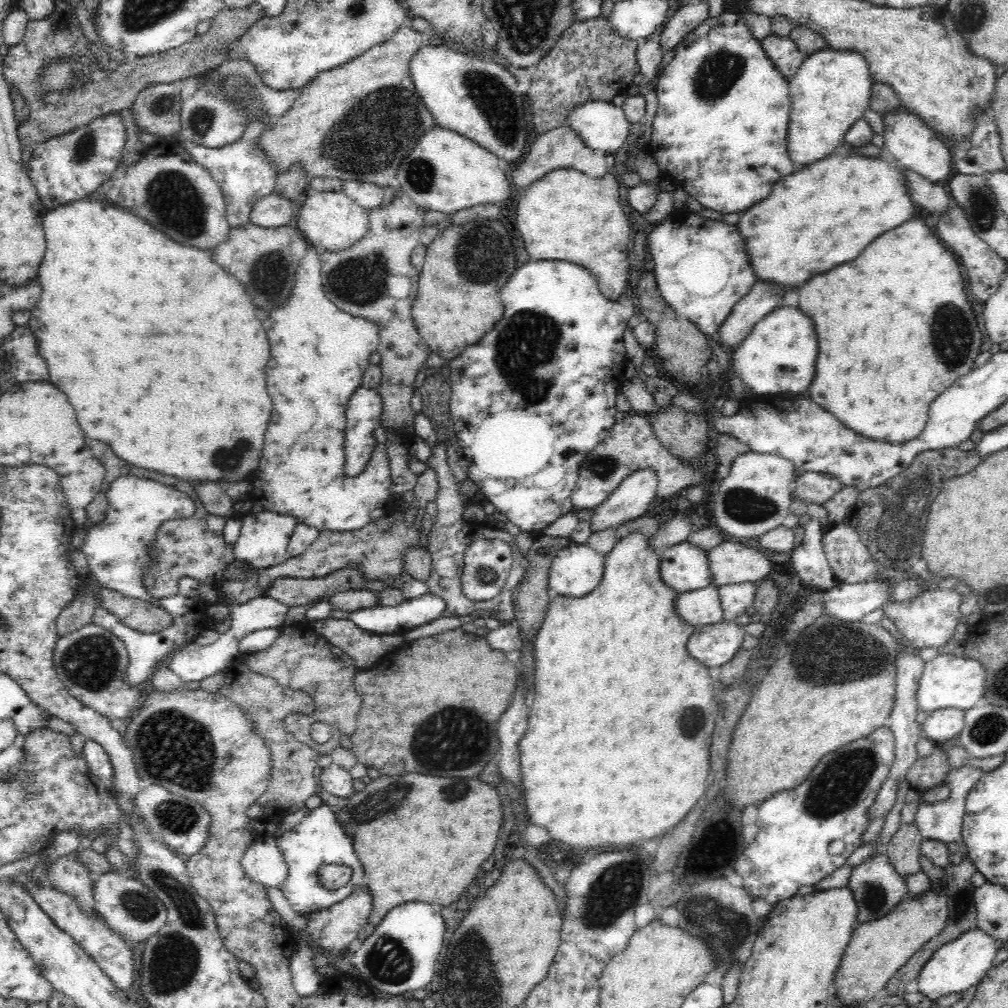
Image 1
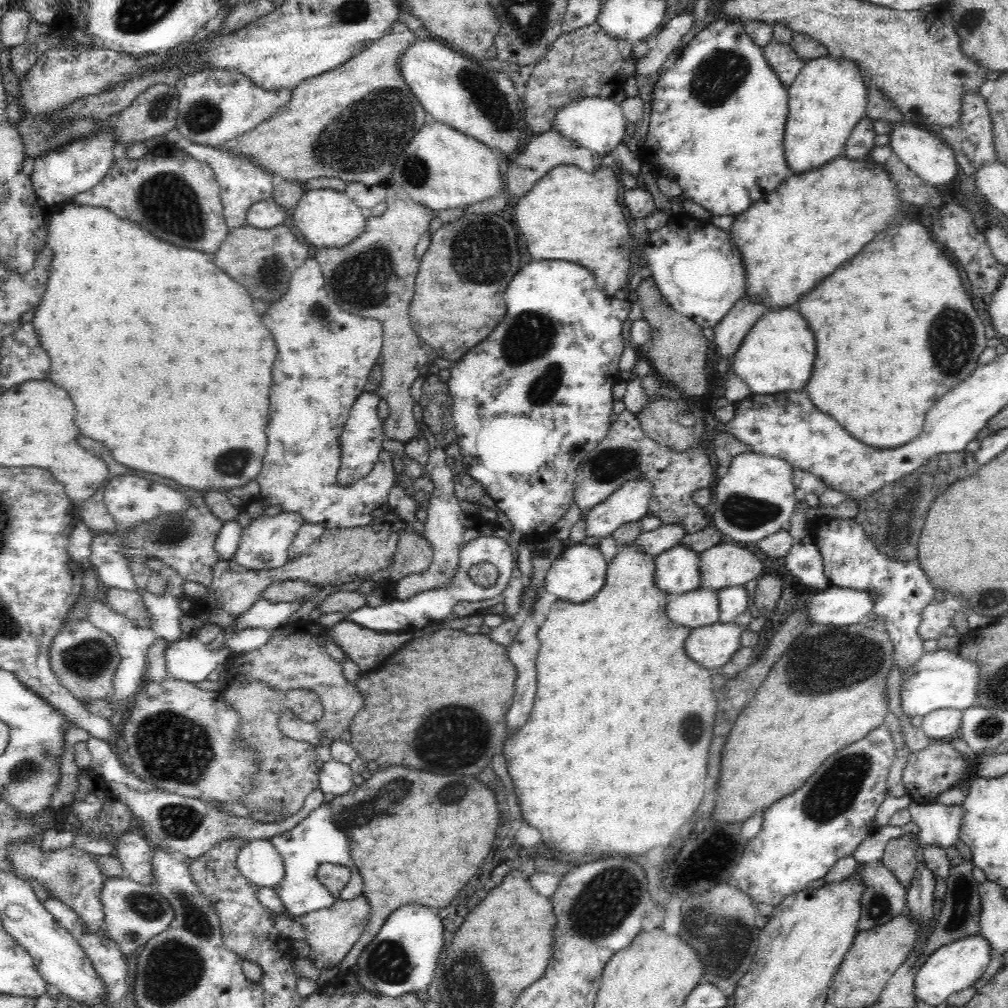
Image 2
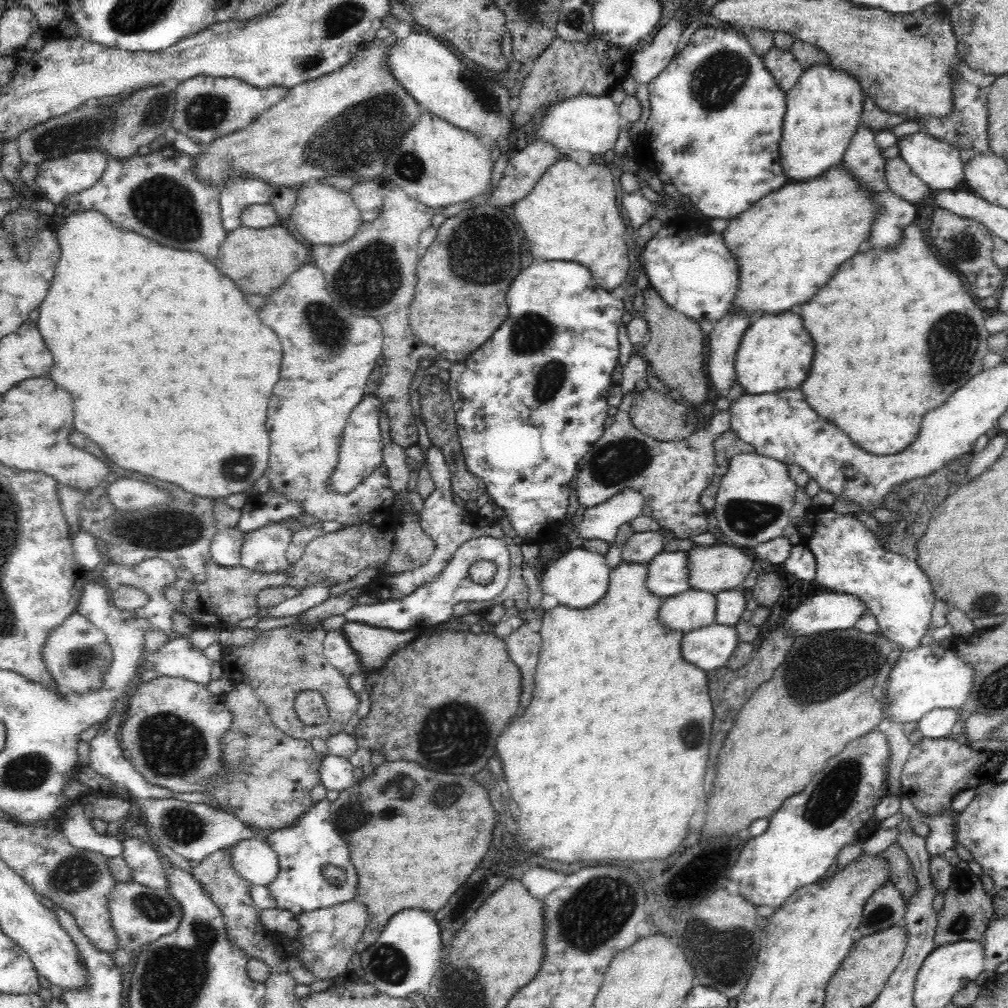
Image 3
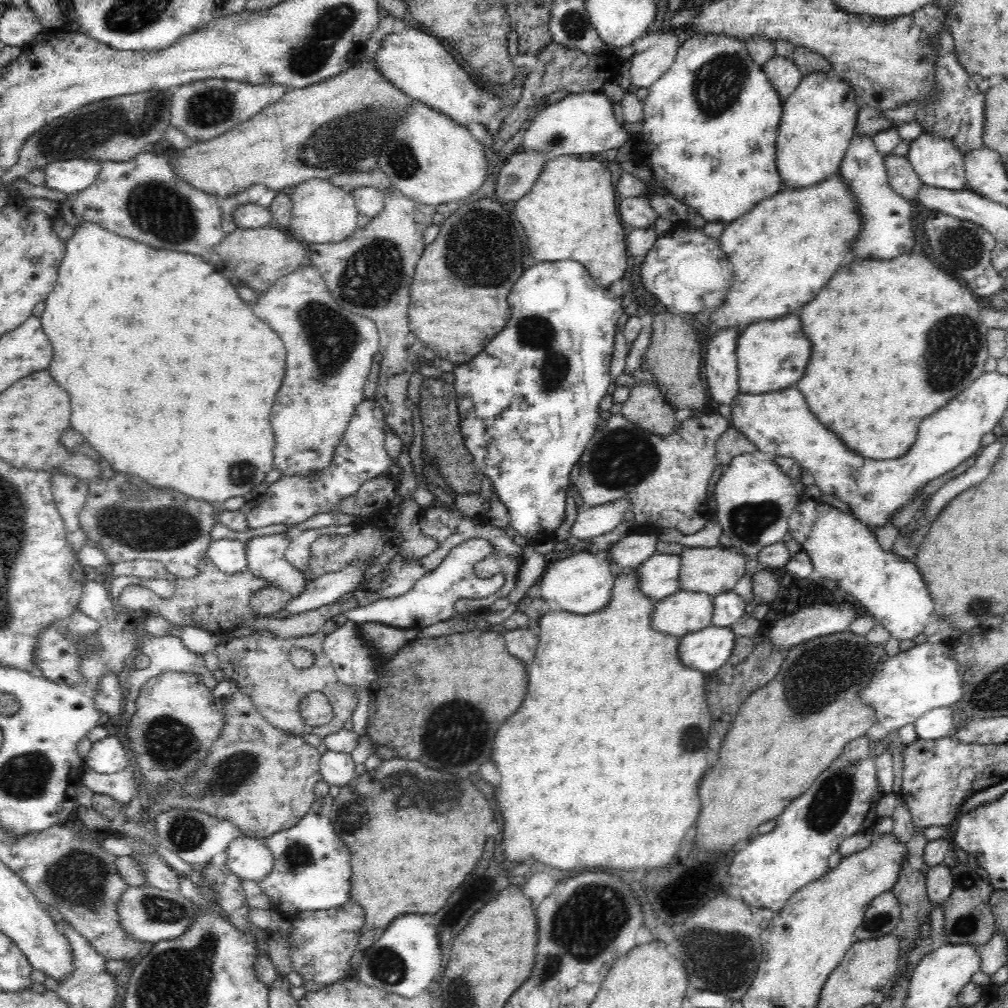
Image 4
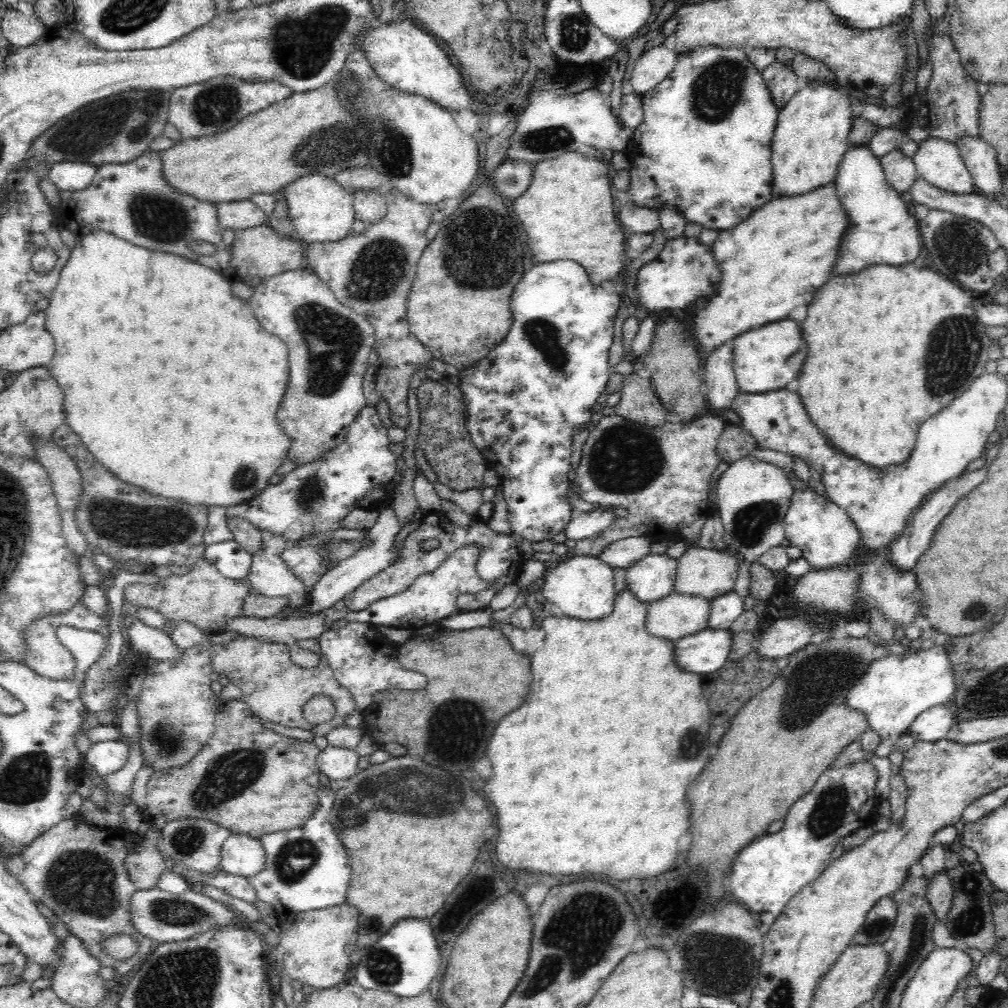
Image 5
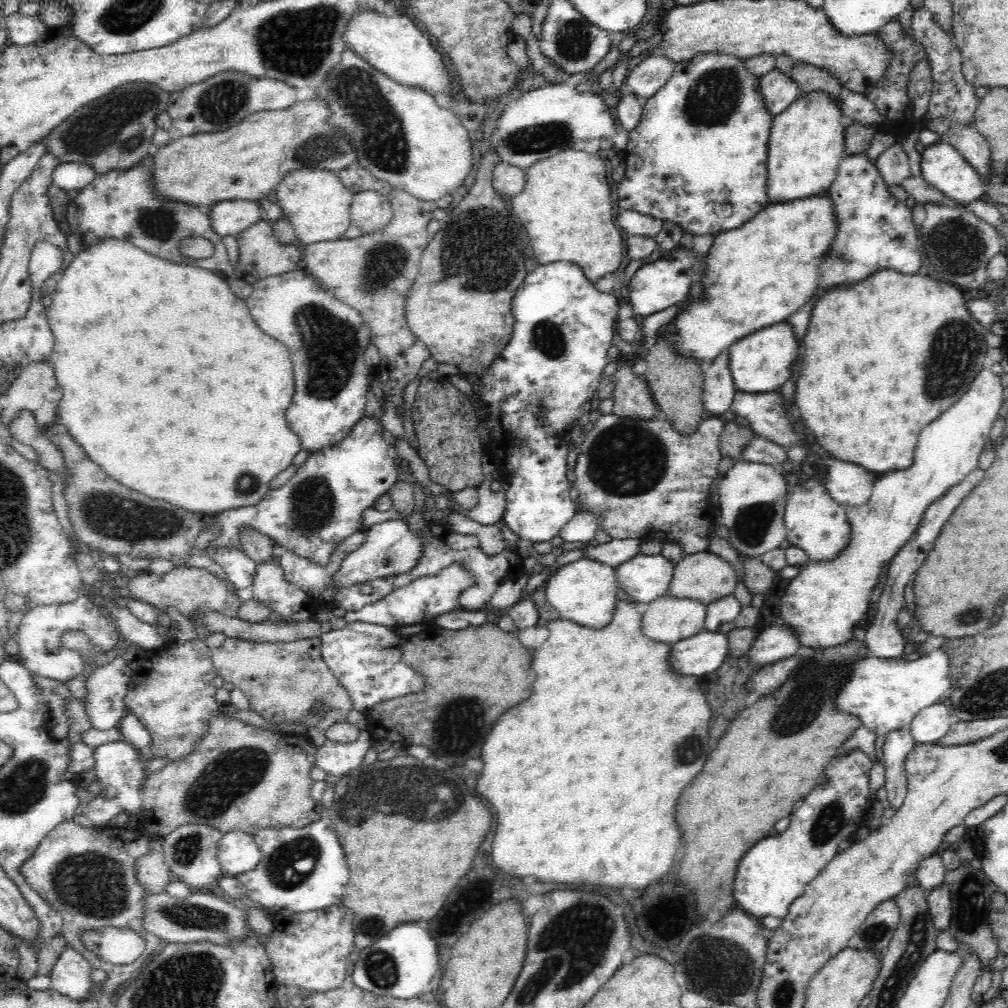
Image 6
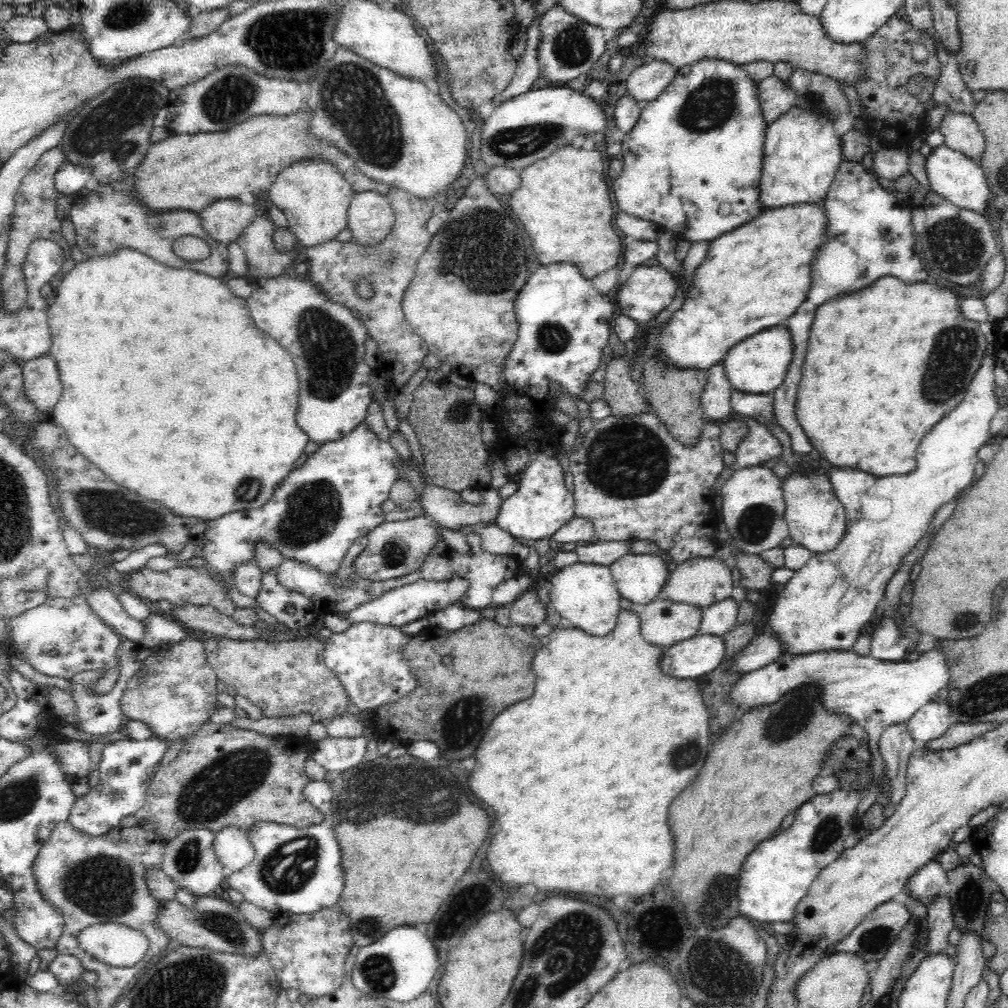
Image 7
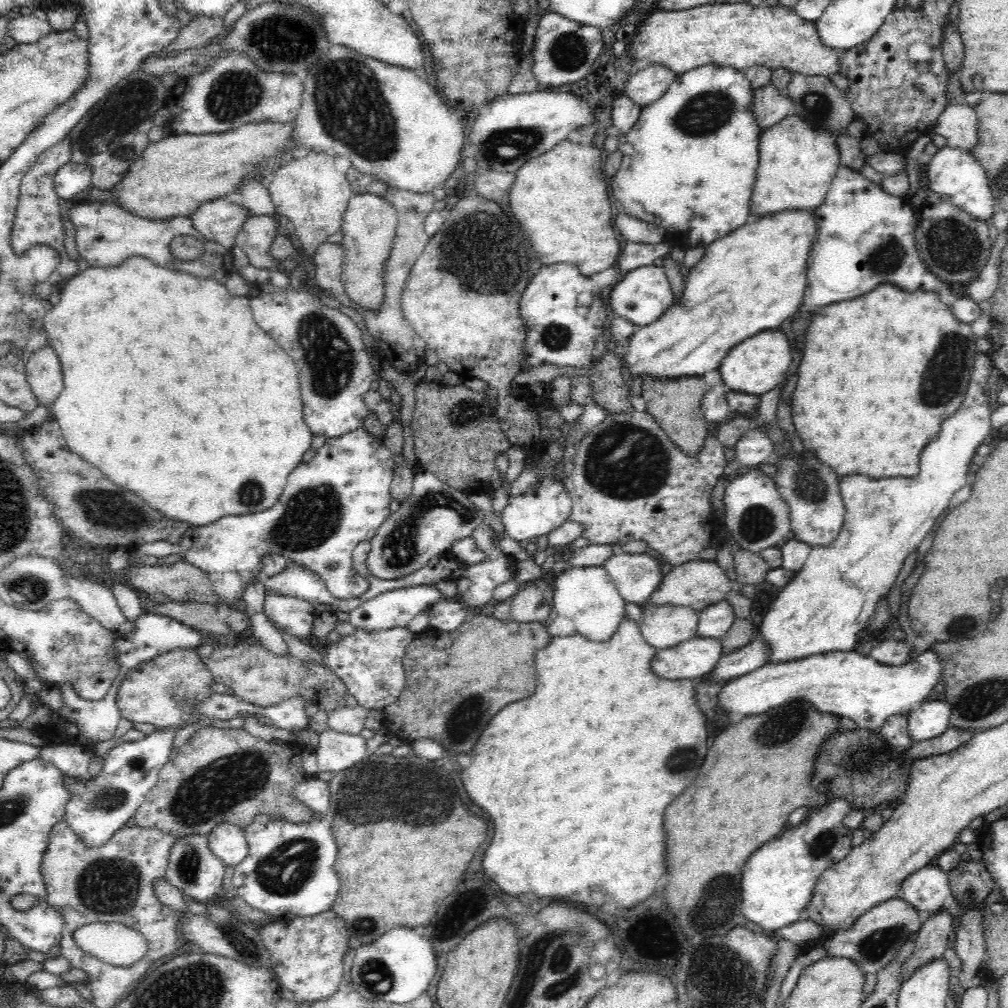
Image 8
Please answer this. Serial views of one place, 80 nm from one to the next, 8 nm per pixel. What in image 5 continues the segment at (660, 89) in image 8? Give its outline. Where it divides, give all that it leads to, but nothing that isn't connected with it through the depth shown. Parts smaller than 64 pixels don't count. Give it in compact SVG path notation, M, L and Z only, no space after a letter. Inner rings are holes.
M658 41L646 49L635 61L631 72L631 85L637 95L644 95L660 84L672 72L677 61L677 53L666 42Z

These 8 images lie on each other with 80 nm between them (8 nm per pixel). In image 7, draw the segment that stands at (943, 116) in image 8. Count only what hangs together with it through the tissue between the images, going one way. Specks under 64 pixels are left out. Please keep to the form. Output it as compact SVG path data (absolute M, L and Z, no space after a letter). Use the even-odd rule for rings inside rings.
M947 113L941 121L939 130L945 136L944 142L951 149L965 153L976 163L980 162L986 141L973 115Z

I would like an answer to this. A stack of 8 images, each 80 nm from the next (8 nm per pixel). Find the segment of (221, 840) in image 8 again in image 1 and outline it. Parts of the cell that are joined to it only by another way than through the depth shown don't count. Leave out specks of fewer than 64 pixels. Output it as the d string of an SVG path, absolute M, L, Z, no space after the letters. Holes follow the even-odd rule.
M265 837L246 849L241 860L243 870L254 881L268 888L281 888L288 876L288 867L277 839Z

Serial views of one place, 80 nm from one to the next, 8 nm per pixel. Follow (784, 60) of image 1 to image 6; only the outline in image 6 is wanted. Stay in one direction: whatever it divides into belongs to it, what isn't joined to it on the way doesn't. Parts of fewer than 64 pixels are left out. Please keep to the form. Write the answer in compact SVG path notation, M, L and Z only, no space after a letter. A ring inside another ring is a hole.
M776 68L759 77L759 92L767 111L774 116L784 112L800 94L790 73L780 72Z

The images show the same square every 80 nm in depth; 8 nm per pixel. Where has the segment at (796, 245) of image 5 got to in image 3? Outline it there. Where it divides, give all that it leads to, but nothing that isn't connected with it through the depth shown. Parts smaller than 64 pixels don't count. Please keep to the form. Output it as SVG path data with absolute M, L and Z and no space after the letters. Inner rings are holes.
M842 163L835 164L816 179L804 182L788 180L784 186L763 196L750 210L732 219L722 234L724 243L738 260L740 290L734 300L734 308L728 314L774 315L790 310L796 304L804 304L834 276L838 266L852 258L860 244L867 243L876 216L875 199L868 190L859 186Z

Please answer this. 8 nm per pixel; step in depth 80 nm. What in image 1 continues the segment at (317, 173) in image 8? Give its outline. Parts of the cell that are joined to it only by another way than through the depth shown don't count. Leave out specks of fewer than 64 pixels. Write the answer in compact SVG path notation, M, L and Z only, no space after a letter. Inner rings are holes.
M310 191L299 201L298 228L304 232L308 245L326 252L342 252L366 236L370 231L370 218L367 210L358 206L342 191Z

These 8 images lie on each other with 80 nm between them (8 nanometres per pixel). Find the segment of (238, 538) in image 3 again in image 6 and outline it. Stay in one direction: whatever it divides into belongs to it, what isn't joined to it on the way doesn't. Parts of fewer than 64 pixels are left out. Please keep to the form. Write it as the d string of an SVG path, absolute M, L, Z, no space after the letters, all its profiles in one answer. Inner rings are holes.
M210 546L204 554L220 565L224 571L225 578L236 588L252 587L254 578L255 562L239 548L231 546Z

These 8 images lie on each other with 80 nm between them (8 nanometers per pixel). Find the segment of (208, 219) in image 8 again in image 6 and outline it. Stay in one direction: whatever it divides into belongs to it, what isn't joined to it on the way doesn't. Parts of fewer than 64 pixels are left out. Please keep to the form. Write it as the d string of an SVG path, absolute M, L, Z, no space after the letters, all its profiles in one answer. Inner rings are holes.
M229 200L213 205L210 209L210 219L214 233L223 238L236 236L265 217L254 200Z

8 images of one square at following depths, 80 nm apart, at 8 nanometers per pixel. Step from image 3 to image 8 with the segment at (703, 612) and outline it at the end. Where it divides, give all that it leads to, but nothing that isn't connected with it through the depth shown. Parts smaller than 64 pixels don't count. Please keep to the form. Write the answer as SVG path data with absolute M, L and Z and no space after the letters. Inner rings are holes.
M645 603L638 623L650 646L672 648L697 636L699 613L686 606Z

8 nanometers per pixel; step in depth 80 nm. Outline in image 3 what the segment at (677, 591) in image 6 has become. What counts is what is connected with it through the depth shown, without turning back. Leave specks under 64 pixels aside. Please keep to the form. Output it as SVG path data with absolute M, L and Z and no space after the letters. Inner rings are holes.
M732 544L710 545L687 553L688 583L692 589L716 594L741 586L753 571L754 559L749 552Z

